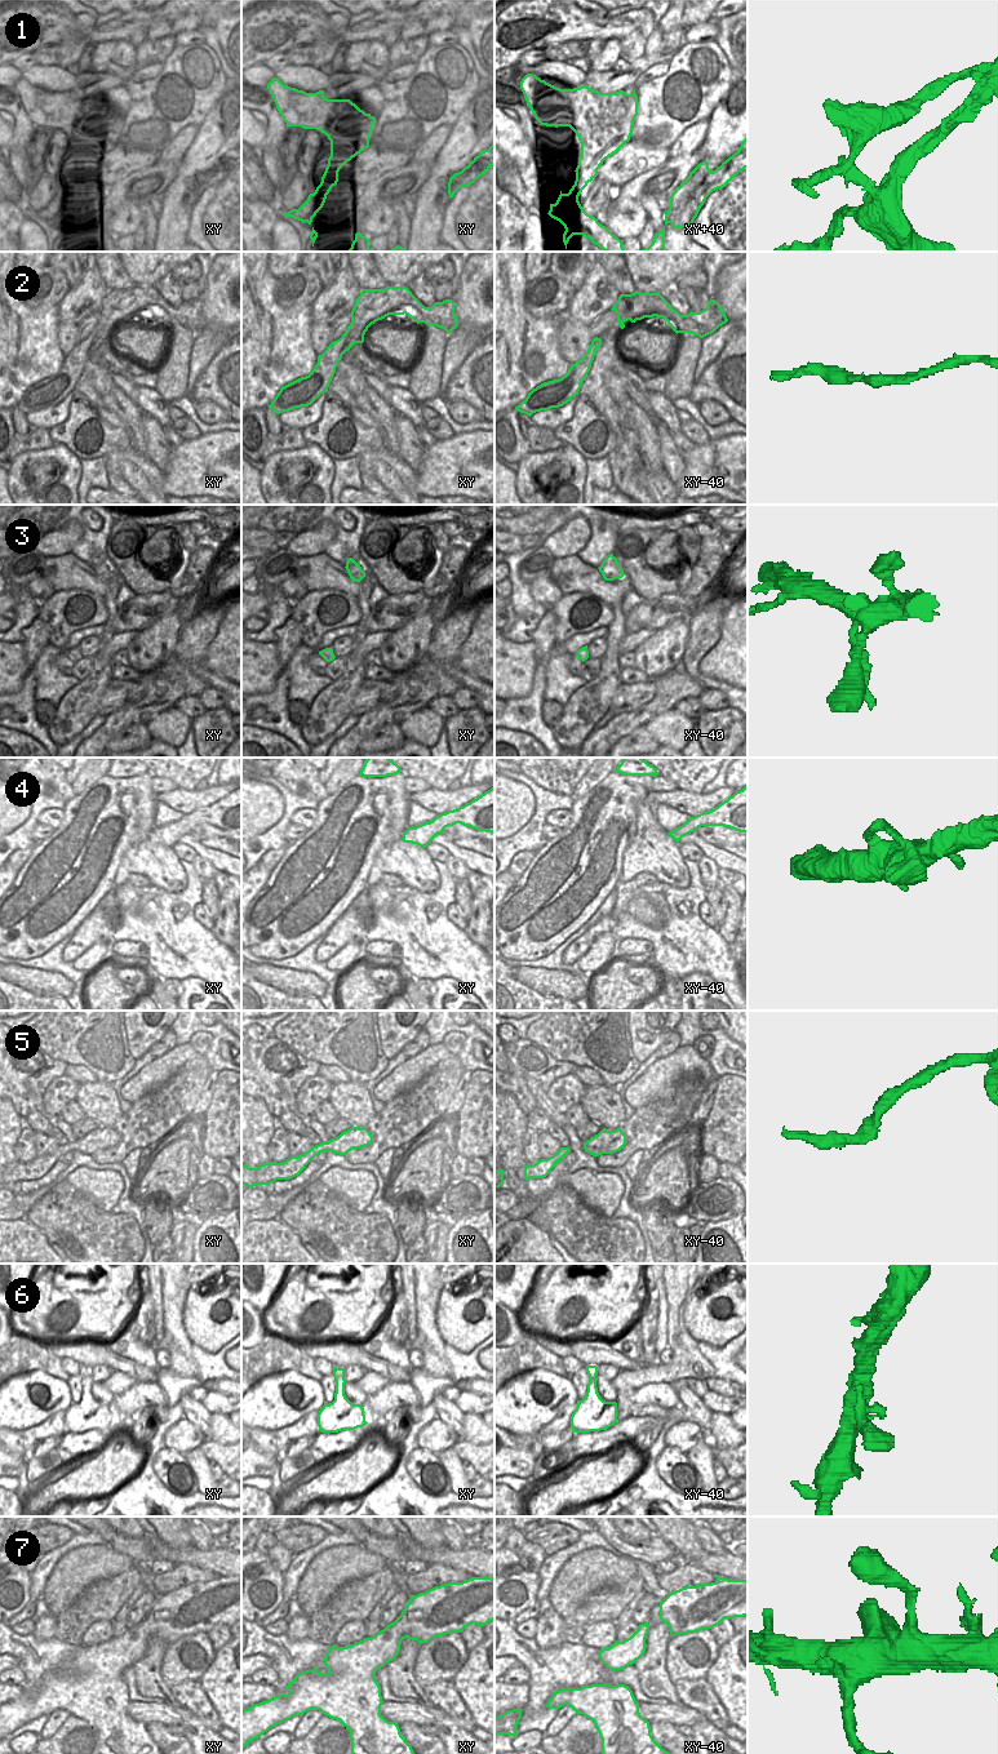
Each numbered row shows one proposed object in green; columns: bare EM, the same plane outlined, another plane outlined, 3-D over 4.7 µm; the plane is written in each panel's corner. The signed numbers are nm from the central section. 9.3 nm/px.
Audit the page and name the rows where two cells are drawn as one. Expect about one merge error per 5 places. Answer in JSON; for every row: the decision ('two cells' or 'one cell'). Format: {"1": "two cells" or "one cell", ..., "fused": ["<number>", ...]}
{"1": "two cells", "2": "one cell", "3": "one cell", "4": "one cell", "5": "one cell", "6": "one cell", "7": "one cell", "fused": ["1"]}

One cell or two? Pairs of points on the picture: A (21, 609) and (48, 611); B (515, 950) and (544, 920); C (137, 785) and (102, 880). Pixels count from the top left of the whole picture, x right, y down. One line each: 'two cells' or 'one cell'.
A: two cells
B: one cell
C: one cell

